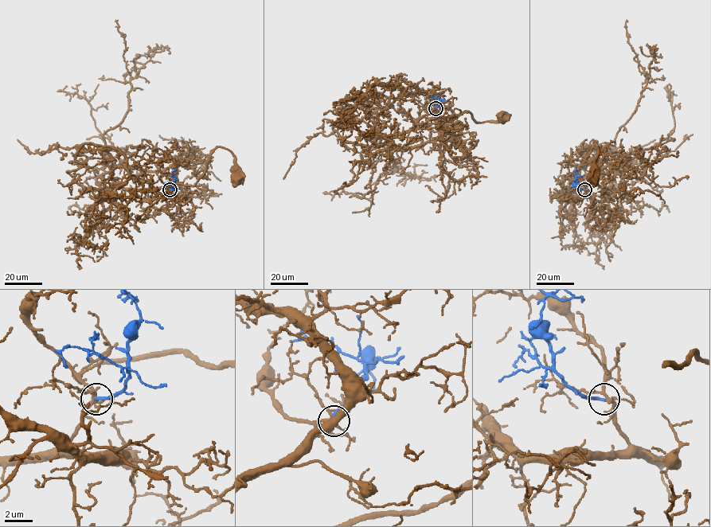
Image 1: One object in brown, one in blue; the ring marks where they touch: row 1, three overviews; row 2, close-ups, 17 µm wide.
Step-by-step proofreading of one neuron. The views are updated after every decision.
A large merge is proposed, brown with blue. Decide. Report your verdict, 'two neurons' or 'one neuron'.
one neuron

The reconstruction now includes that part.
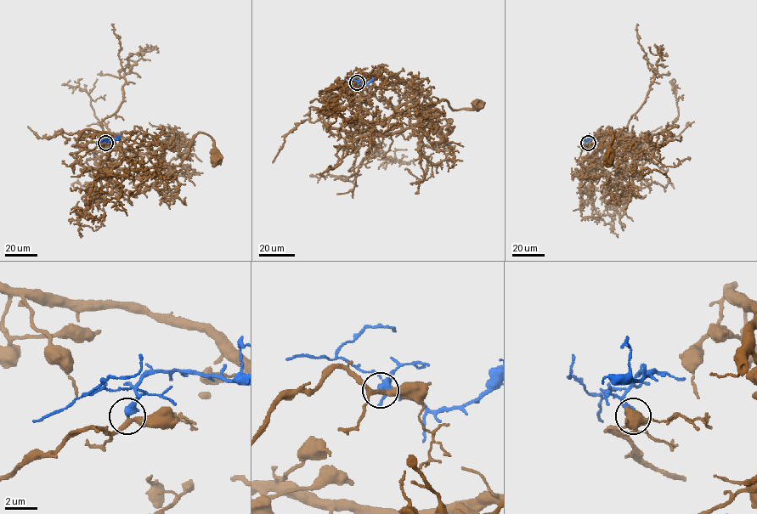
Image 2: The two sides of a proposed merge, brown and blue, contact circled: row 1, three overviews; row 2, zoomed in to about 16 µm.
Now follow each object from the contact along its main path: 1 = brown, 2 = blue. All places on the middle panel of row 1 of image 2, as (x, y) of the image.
1: (358, 82), (347, 83), (335, 104), (347, 108), (359, 124), (377, 123), (441, 100), (453, 110), (477, 105)
2: (358, 82), (364, 85), (372, 77)

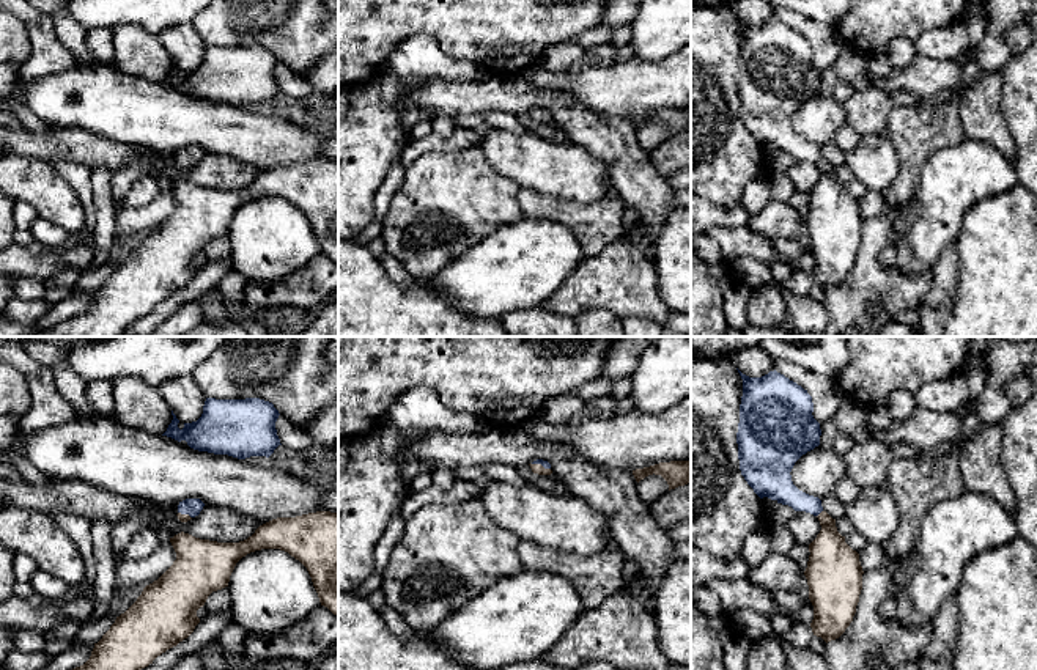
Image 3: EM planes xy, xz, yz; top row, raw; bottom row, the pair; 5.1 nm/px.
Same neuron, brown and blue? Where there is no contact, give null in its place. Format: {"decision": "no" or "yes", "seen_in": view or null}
{"decision": "yes", "seen_in": "yz"}

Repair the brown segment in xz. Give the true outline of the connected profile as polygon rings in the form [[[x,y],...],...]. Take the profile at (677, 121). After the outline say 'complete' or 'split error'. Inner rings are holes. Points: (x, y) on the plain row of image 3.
[[[691,109],[659,110],[650,115],[633,118],[637,131],[653,121],[661,123],[667,129],[670,138],[691,129]]]; complete

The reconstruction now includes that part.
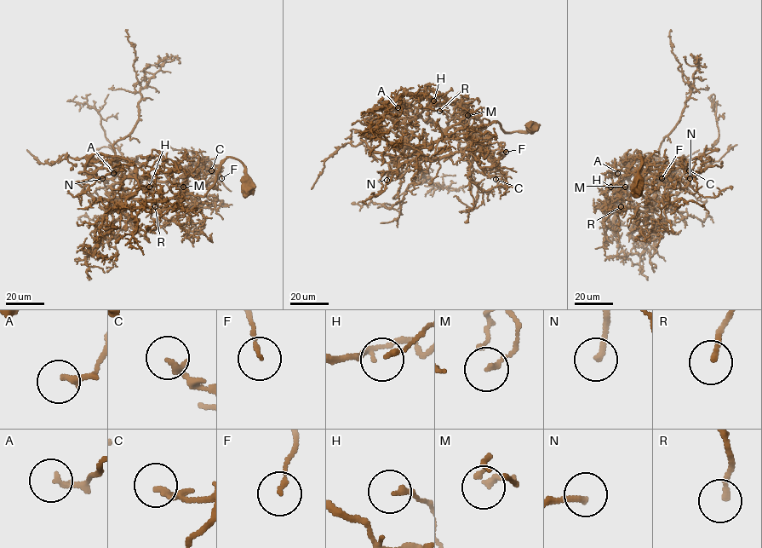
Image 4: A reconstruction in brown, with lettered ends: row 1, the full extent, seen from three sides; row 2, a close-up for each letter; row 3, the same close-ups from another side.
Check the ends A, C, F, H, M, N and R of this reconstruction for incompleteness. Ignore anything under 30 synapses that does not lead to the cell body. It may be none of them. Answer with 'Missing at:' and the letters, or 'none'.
Missing at: N

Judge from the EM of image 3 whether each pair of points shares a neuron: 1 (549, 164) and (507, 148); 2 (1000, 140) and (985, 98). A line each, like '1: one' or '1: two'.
1: one
2: one

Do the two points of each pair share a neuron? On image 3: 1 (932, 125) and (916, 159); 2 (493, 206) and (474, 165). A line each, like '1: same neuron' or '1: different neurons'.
1: same neuron
2: same neuron

